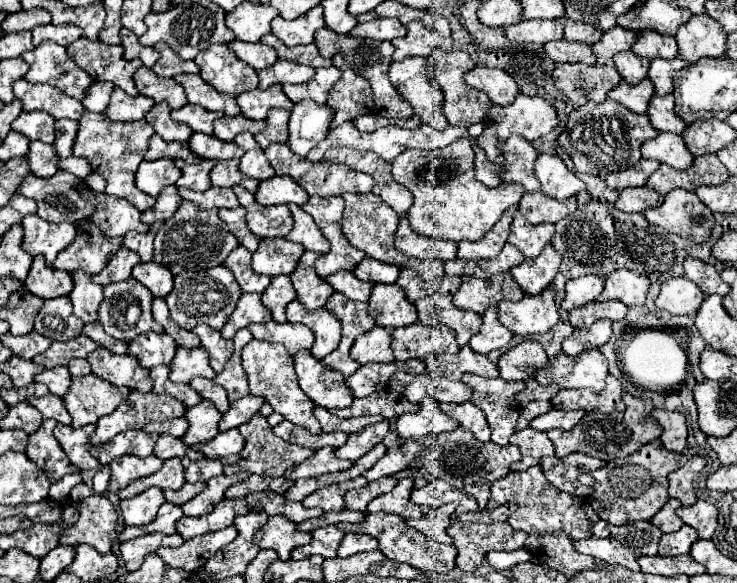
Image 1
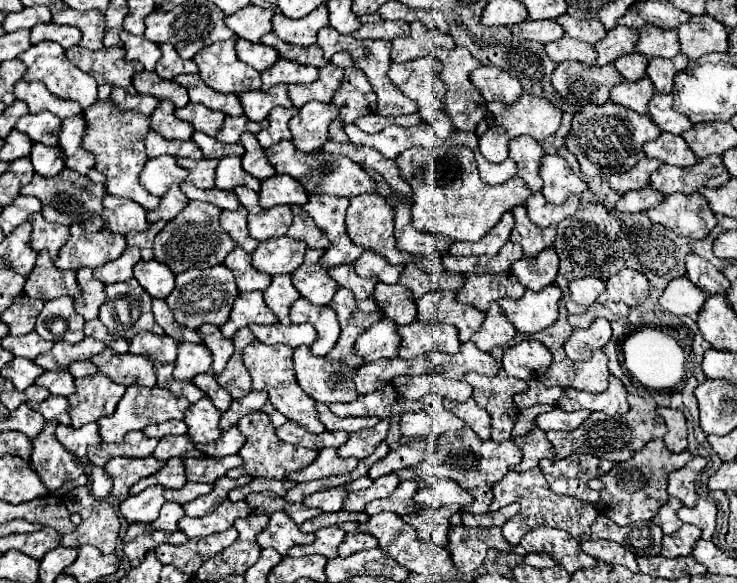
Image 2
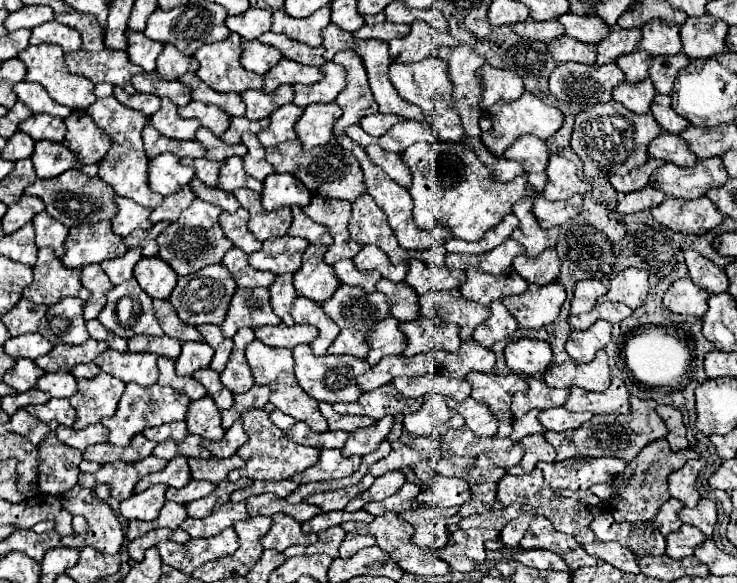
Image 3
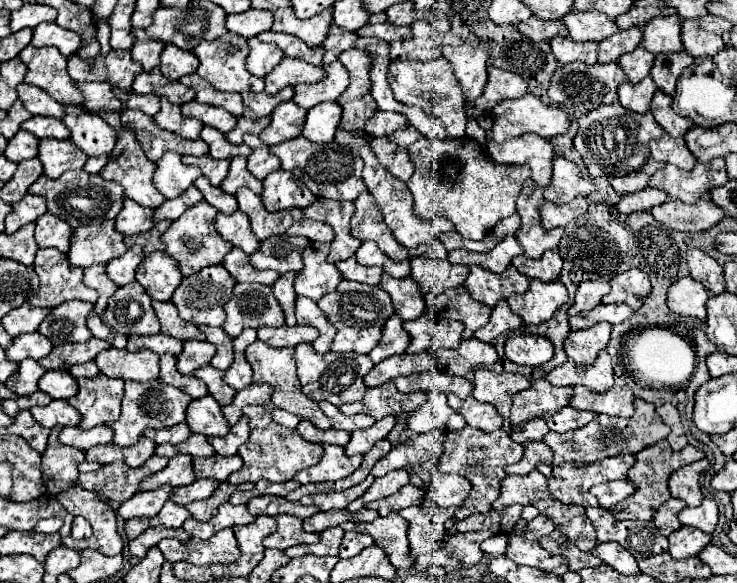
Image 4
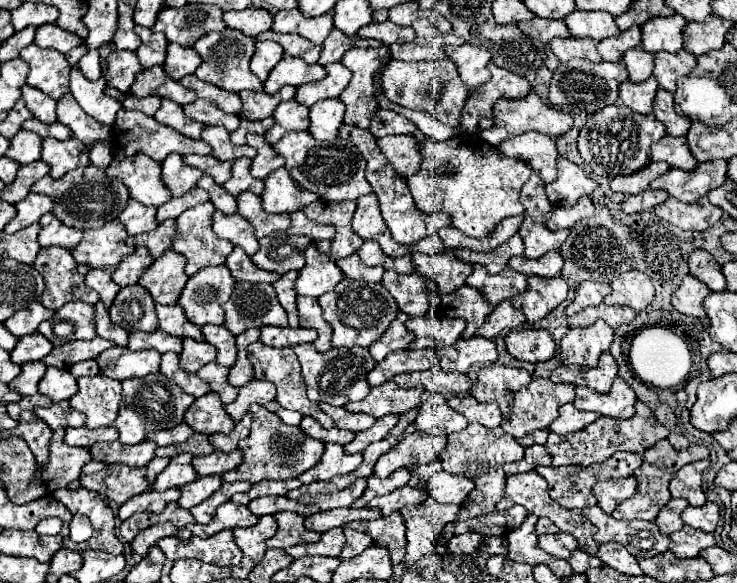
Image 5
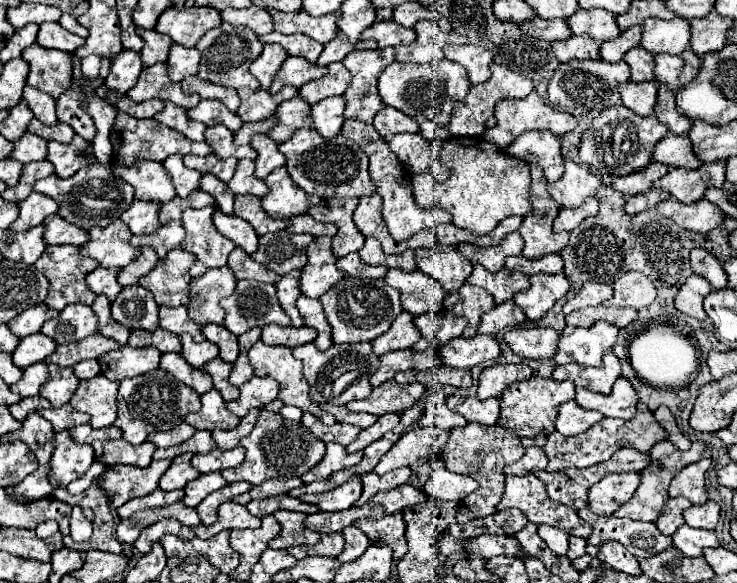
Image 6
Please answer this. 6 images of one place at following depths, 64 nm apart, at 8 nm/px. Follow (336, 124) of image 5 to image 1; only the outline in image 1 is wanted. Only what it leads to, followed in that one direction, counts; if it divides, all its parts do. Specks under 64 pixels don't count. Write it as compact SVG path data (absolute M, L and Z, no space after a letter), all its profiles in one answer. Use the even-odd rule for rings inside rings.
M302 100L294 104L290 116L290 148L298 156L306 156L318 142L328 136L332 122L332 108L326 104L316 104L314 100Z

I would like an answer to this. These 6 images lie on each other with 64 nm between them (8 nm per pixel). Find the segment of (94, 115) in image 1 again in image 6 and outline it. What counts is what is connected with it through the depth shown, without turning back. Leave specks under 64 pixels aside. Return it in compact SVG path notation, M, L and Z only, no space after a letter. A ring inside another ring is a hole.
M140 160L134 166L114 166L114 174L126 180L136 188L136 198L168 202L176 196L172 188L172 180L168 180L168 172L164 172L162 164Z

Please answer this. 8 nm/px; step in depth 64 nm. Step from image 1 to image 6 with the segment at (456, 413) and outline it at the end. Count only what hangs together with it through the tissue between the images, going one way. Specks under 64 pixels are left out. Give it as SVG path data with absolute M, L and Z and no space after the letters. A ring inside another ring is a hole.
M468 396L456 406L456 412L460 412L468 422L480 422L486 426L494 426L500 416L500 398L478 400L474 396Z

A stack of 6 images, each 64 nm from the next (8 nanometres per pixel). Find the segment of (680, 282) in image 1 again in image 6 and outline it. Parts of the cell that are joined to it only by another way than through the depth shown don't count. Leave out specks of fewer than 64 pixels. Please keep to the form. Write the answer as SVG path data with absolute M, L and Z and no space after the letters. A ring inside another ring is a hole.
M692 274L686 284L678 290L676 294L676 300L674 300L674 306L692 316L692 318L698 318L698 320L706 320L706 312L702 308L702 300L710 294L712 286L708 284L708 280L704 280L702 276L696 276Z

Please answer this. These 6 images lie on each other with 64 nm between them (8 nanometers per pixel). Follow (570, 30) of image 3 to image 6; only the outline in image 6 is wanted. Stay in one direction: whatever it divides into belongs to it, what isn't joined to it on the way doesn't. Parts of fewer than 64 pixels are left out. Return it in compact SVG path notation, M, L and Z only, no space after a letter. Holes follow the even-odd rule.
M578 10L568 20L572 34L588 34L600 42L612 40L620 34L616 16L608 10Z

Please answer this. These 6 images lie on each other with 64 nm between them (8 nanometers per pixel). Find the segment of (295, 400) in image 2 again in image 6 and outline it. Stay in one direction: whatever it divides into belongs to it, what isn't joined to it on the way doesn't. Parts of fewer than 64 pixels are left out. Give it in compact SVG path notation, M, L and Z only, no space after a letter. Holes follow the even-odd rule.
M258 340L250 352L248 352L250 364L254 368L256 376L272 376L280 382L280 394L278 398L284 404L292 404L302 408L304 412L310 410L316 418L320 418L324 424L332 426L336 418L332 414L326 414L320 410L316 402L308 396L308 384L302 374L300 360L296 360L286 346L268 346L262 340Z

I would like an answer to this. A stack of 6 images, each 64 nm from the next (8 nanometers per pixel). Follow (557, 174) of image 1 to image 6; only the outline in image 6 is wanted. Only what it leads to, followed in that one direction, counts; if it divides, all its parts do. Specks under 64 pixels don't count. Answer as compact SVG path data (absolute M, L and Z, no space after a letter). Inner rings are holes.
M566 160L566 172L560 180L548 184L548 192L562 208L578 208L588 196L594 196L600 178L592 174L586 166Z

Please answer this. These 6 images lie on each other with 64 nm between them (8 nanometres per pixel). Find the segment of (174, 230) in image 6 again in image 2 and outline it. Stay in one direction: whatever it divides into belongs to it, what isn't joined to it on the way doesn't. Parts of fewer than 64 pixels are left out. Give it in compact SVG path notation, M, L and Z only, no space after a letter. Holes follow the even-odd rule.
M160 220L160 222L156 222L156 224L152 224L148 230L144 230L144 232L130 232L130 234L126 234L126 244L128 246L138 246L140 250L142 250L142 260L152 260L154 258L154 250L152 250L152 240L154 240L154 236L162 230L166 226L166 222L164 220Z

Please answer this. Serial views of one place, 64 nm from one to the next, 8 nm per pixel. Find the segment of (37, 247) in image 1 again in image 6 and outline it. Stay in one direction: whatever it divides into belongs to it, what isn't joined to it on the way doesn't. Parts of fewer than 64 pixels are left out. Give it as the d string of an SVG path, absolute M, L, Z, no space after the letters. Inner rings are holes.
M52 214L44 220L46 232L44 232L44 240L46 244L74 244L74 246L82 246L88 242L88 232L66 222L64 218L60 218L58 214Z

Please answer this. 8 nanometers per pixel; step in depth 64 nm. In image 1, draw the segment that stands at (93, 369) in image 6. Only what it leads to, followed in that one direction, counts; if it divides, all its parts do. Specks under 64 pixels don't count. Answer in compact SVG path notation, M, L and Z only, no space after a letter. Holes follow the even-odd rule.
M70 360L68 370L70 370L70 374L72 374L72 376L86 376L86 374L90 374L90 372L92 372L92 368L90 368L88 360Z

